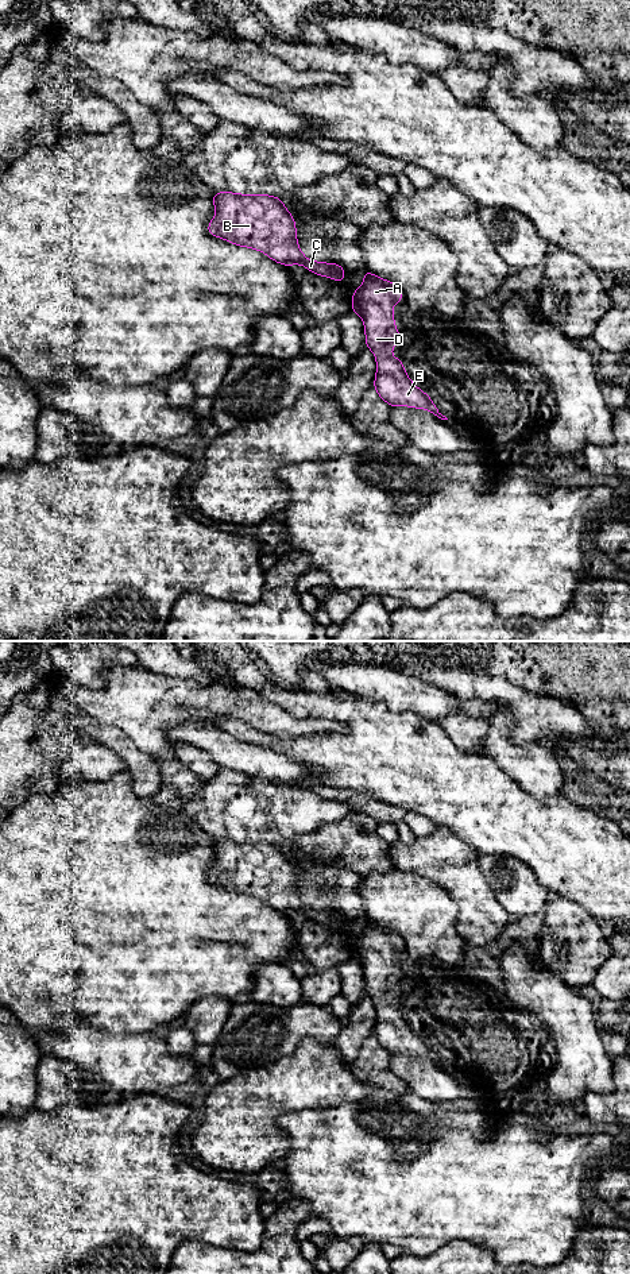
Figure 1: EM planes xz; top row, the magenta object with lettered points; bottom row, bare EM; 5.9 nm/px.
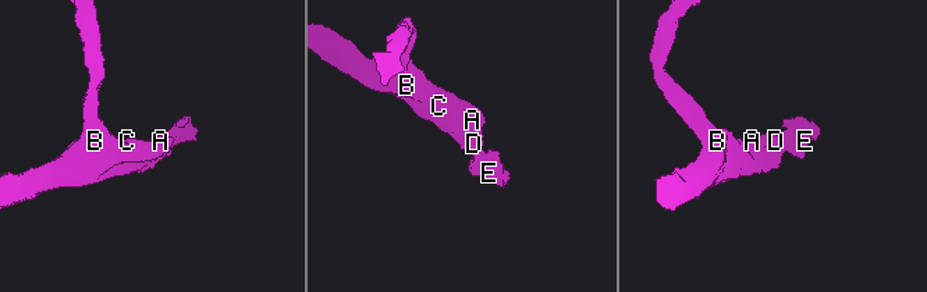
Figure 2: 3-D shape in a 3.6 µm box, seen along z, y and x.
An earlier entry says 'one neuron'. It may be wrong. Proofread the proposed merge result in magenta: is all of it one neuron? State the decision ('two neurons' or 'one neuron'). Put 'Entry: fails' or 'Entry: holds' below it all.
one neuron
Entry: holds

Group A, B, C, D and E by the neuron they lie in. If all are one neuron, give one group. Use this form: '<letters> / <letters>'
A B C D E

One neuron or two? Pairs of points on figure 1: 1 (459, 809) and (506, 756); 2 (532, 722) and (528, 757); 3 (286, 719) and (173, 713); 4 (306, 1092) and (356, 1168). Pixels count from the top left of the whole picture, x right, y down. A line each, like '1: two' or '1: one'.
1: two
2: two
3: one
4: two

